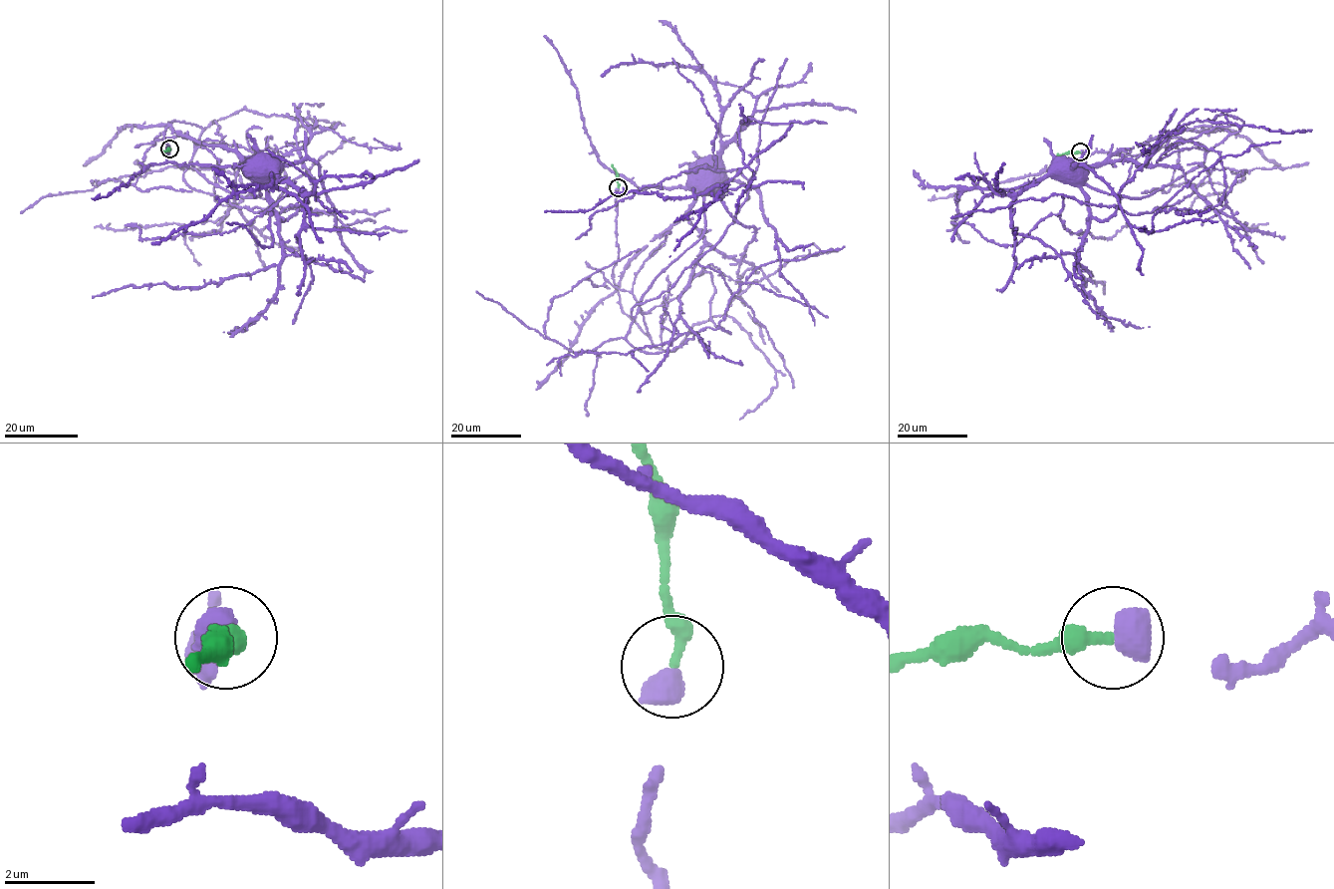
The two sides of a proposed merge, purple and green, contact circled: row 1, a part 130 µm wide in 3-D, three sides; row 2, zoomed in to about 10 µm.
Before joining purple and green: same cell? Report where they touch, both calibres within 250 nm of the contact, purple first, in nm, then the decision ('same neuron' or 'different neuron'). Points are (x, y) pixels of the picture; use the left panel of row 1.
at (169, 148); 650 nm thick on the purple side, 280 nm on the other; same neuron

